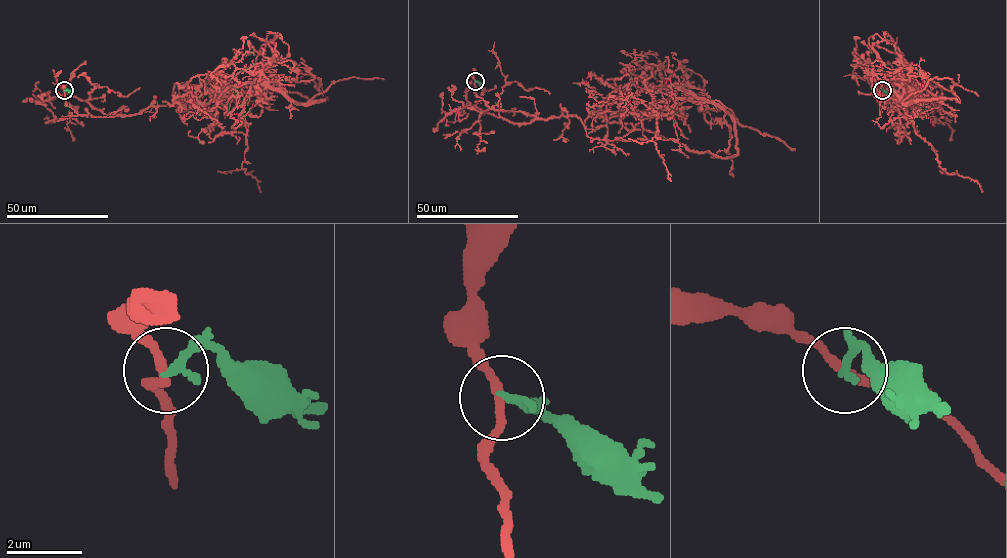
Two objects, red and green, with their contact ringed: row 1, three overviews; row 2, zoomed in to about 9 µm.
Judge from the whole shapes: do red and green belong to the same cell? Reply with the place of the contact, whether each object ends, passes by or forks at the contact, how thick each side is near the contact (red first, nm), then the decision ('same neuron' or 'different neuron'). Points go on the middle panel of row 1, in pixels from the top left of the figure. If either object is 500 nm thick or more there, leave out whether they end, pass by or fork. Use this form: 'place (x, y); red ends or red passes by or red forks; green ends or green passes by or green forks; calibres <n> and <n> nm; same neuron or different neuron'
place (475, 81); red passes by; green ends; calibres 220 and 260 nm; different neuron

